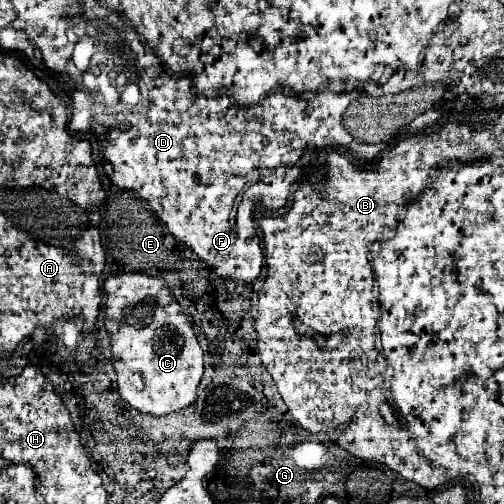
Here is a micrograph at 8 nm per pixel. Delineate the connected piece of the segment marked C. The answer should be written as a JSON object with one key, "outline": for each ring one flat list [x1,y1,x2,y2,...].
{"outline":[[146,273,112,275,104,283,104,329,110,335,118,393,134,409,150,415,176,413,196,401,202,377,202,349,162,277]]}

